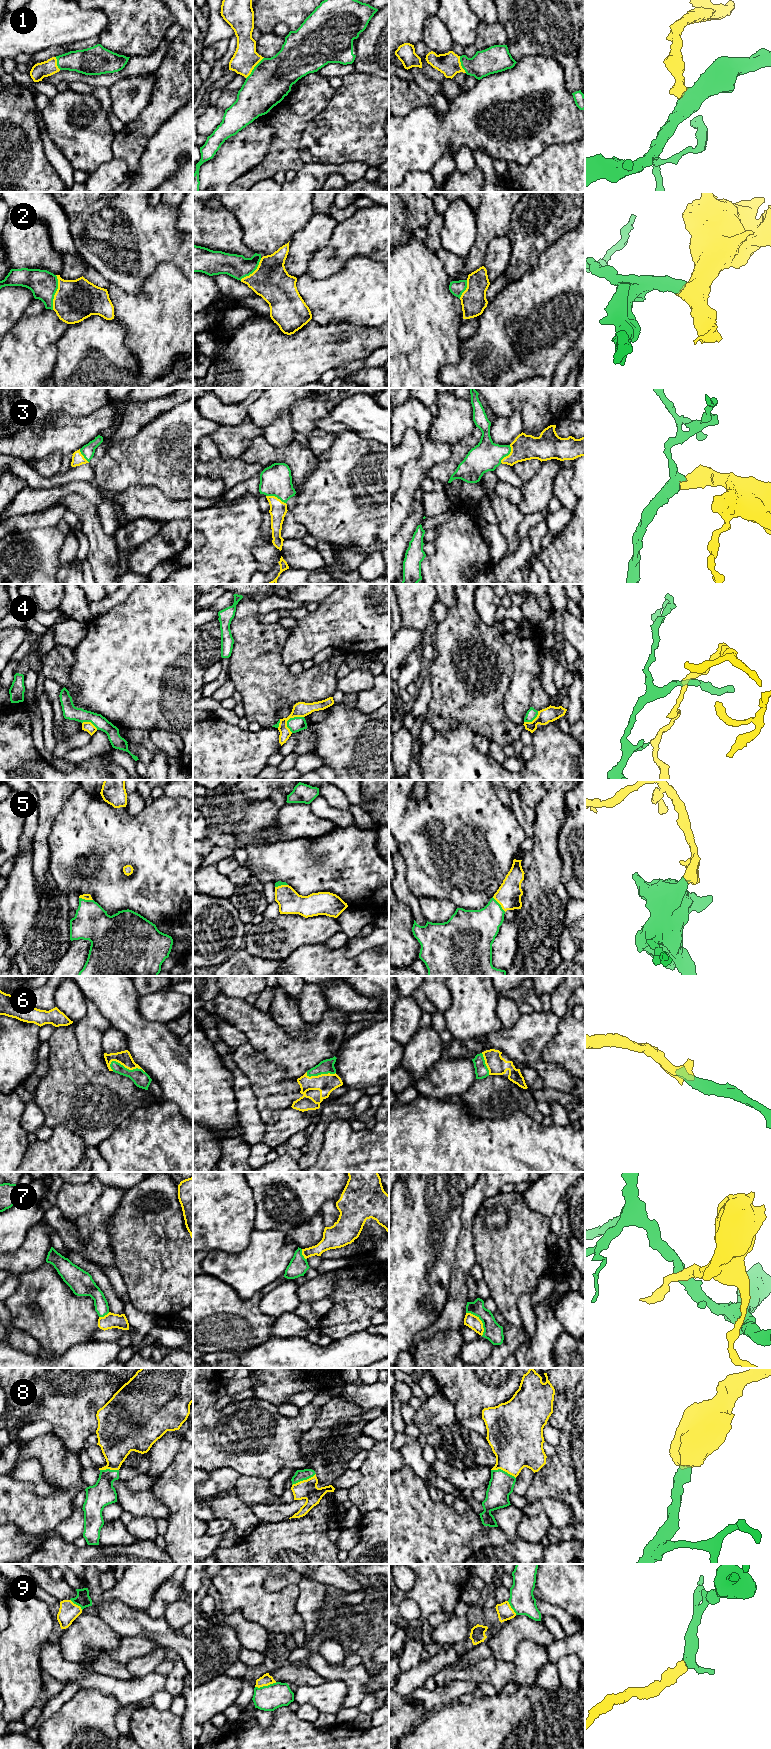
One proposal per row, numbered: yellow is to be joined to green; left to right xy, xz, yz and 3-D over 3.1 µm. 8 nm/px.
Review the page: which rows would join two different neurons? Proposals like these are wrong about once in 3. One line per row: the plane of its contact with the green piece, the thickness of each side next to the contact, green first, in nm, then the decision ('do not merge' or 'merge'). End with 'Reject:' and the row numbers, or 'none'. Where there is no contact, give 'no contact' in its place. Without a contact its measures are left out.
1: contact in xz; calibres 340 and 200 nm; merge
2: contact in xy; calibres 220 and 340 nm; merge
3: contact in xz; calibres 260 and 140 nm; merge
4: contact in xz; calibres 120 and 130 nm; do not merge
5: contact in yz; calibres 300 and 200 nm; merge
6: contact in xy; calibres 140 and 110 nm; merge
7: contact in yz; calibres 150 and 110 nm; do not merge
8: contact in yz; calibres 200 and 400 nm; merge
9: contact in xz; calibres 200 and 90 nm; merge
Reject: 4, 7

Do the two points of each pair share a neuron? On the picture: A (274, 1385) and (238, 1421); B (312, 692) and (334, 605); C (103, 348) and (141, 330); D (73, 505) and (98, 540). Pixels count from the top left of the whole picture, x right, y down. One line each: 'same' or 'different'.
A: different
B: different
C: different
D: same

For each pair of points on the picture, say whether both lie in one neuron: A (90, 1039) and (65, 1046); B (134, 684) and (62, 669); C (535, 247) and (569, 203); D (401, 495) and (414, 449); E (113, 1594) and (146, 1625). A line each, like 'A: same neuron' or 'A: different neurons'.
A: different neurons
B: different neurons
C: same neuron
D: different neurons
E: different neurons

